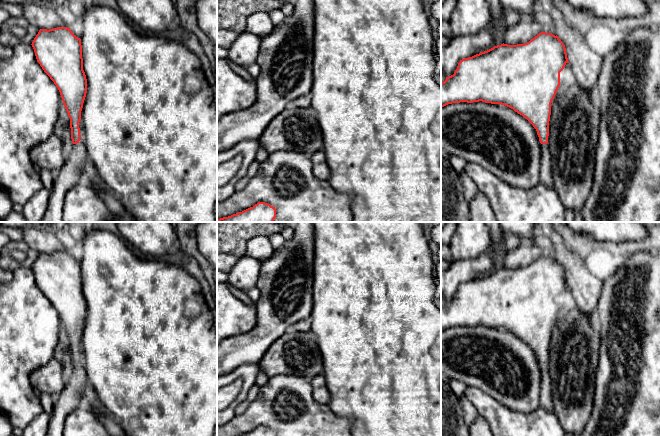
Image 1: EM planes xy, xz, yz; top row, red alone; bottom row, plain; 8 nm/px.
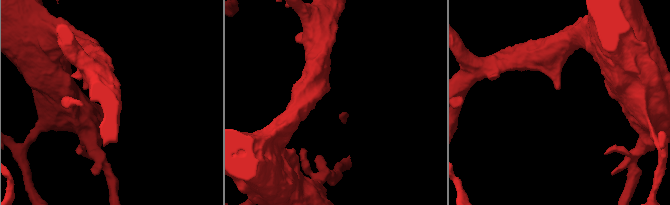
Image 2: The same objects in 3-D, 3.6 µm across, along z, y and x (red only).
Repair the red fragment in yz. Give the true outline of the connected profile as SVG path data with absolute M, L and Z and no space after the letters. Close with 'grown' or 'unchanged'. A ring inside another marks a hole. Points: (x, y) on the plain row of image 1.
M541 256L529 266L501 268L464 282L454 298L441 307L441 331L460 326L485 326L510 331L536 353L541 367L540 407L554 413L548 370L551 327L560 310L560 296L569 287L566 272L556 259Z; grown

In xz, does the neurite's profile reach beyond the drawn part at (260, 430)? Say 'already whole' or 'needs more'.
already whole

